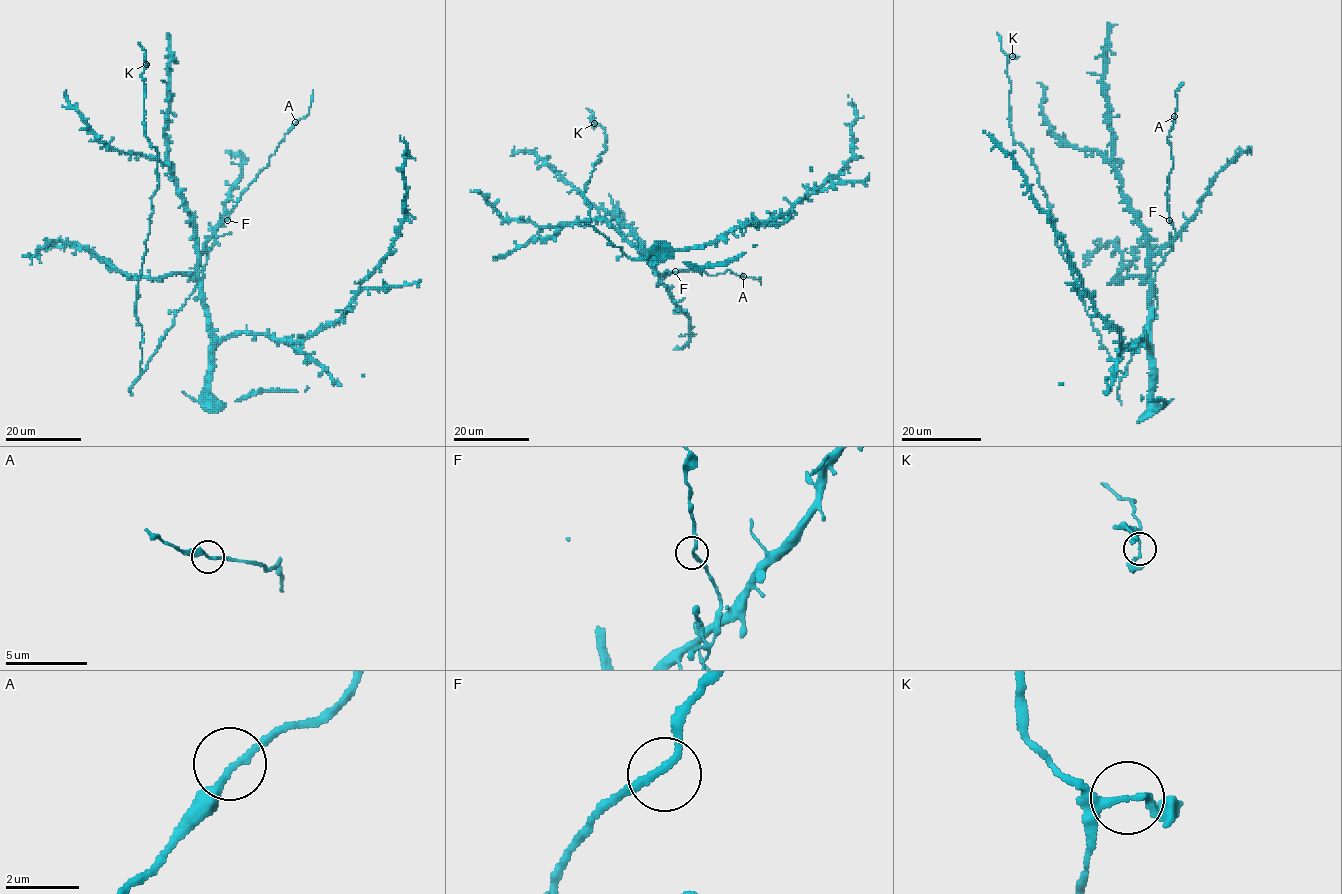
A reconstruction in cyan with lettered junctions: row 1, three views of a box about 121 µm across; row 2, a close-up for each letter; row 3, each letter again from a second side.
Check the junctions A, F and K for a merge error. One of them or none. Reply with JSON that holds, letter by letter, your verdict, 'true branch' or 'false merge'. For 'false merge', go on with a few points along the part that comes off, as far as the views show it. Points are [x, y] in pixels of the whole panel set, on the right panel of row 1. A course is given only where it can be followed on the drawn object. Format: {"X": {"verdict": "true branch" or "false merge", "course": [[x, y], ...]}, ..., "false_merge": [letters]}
{"A": {"verdict": "true branch"}, "F": {"verdict": "true branch"}, "K": {"verdict": "true branch"}, "false_merge": []}

